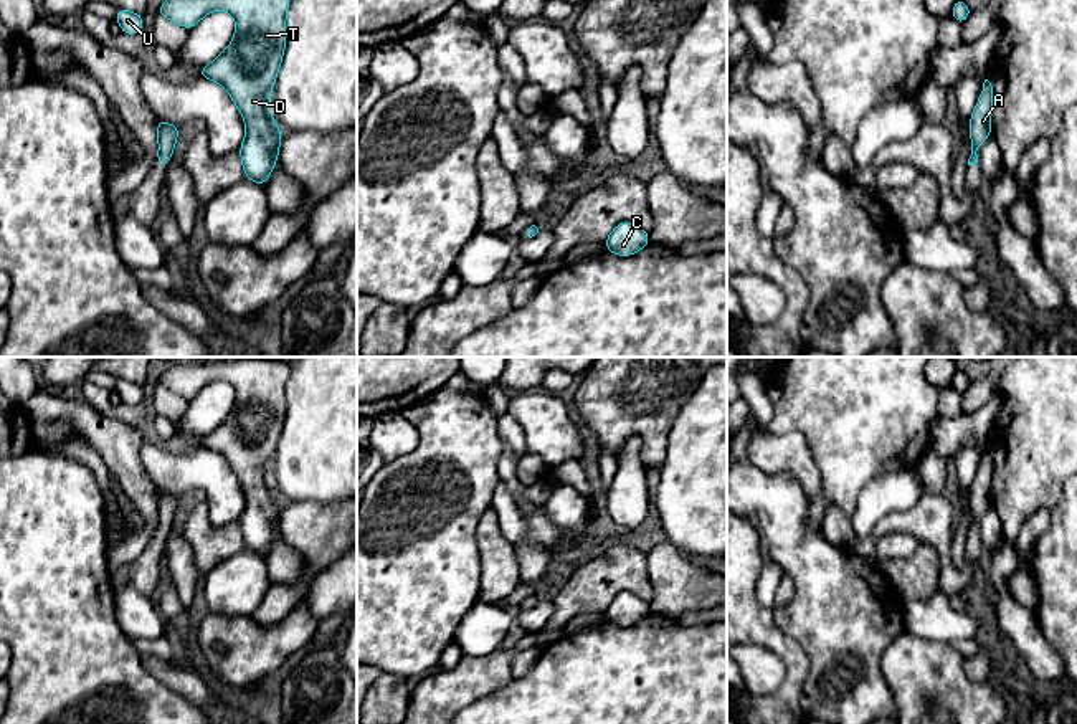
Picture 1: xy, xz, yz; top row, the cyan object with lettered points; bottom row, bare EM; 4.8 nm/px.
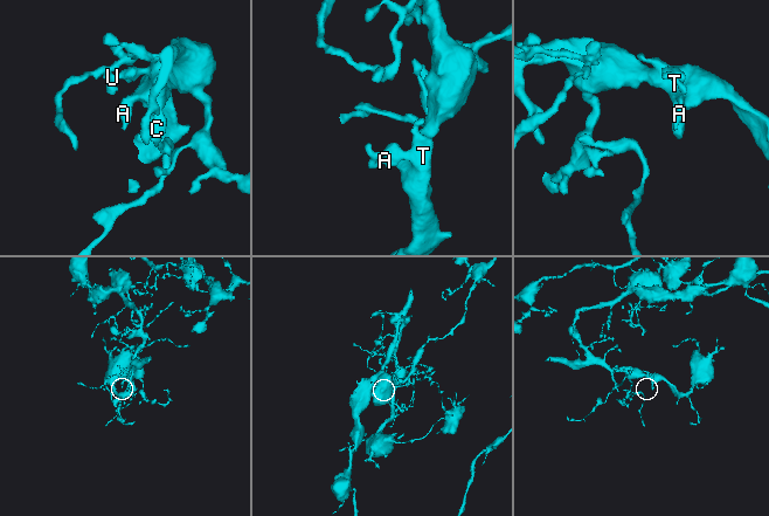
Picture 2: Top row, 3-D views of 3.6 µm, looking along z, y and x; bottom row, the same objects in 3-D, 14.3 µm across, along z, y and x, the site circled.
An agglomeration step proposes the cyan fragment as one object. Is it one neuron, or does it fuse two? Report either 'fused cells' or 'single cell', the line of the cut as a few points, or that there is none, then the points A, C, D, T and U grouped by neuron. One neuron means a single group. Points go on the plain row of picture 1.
single cell; no cut; A C D T U

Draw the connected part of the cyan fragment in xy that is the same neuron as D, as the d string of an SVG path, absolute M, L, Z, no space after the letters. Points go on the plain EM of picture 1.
M274 357L233 360L175 360L159 379L177 395L192 400L206 383L225 380L236 388L235 408L200 448L220 453L246 494L240 516L246 549L264 557L279 527L282 501L276 496L269 468L286 418L289 364Z

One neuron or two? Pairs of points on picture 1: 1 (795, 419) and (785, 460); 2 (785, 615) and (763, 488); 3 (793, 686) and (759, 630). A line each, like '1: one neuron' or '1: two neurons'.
1: two neurons
2: one neuron
3: one neuron

